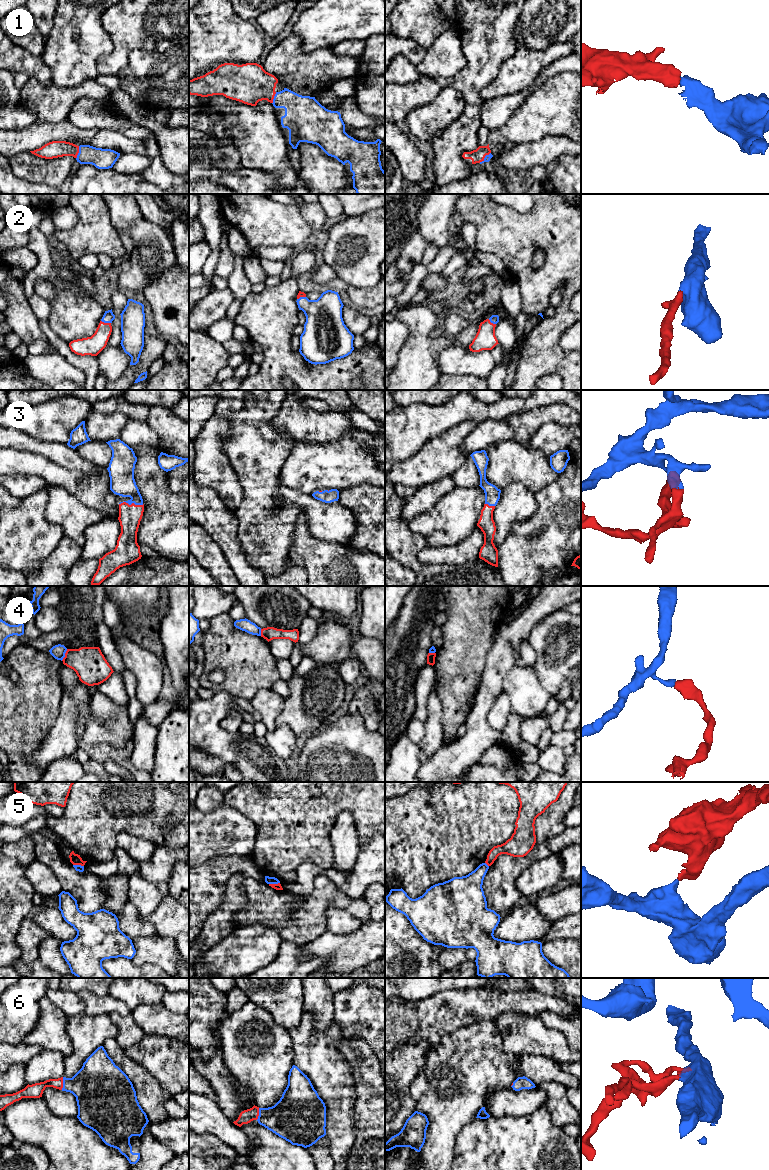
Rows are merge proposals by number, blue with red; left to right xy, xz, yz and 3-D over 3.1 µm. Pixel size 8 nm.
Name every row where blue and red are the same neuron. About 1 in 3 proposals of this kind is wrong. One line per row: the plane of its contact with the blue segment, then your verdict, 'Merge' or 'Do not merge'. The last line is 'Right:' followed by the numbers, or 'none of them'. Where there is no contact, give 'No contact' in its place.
1: Touches blue in xy. Merge
2: Touches blue in xy. Merge
3: Touches blue in xy. Merge
4: Touches blue in xy. Do not merge
5: Touches blue in xz. Do not merge
6: Touches blue in xy. Merge
Right: 1, 2, 3, 6

